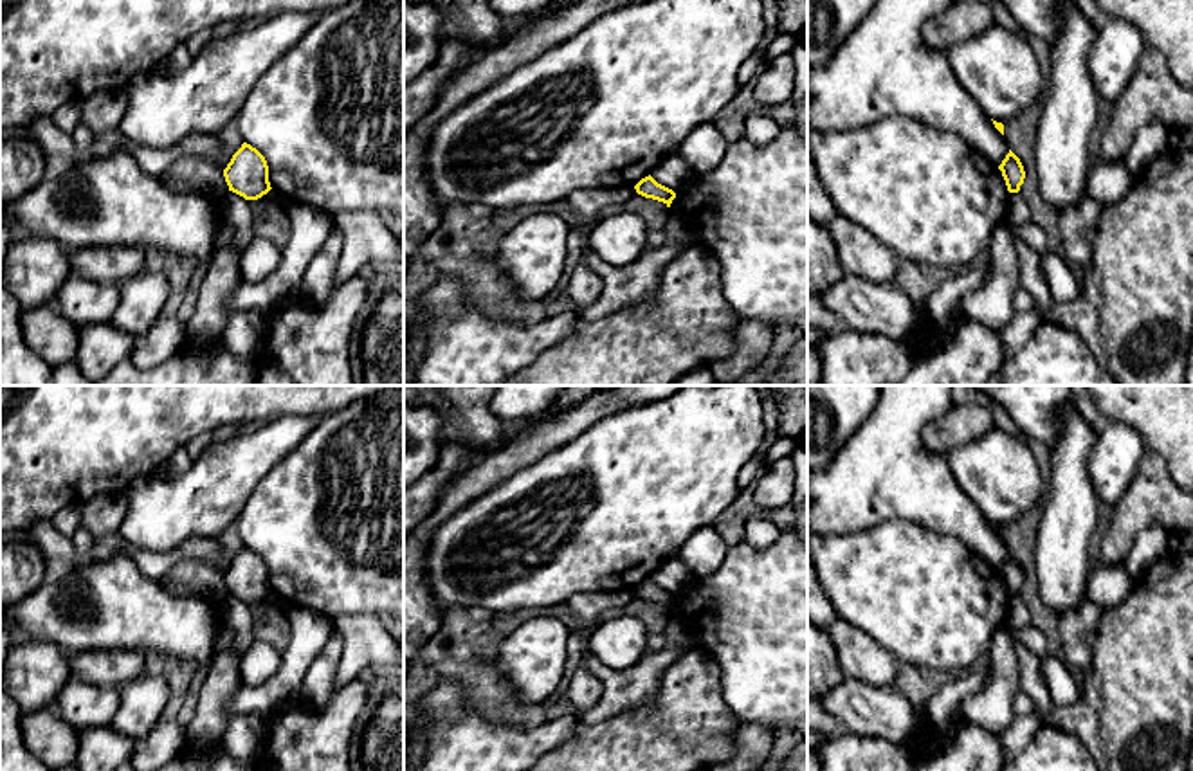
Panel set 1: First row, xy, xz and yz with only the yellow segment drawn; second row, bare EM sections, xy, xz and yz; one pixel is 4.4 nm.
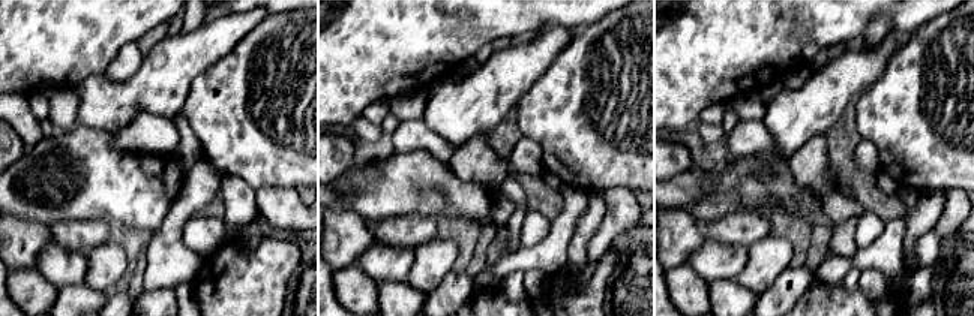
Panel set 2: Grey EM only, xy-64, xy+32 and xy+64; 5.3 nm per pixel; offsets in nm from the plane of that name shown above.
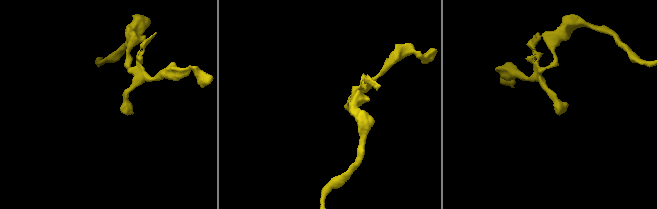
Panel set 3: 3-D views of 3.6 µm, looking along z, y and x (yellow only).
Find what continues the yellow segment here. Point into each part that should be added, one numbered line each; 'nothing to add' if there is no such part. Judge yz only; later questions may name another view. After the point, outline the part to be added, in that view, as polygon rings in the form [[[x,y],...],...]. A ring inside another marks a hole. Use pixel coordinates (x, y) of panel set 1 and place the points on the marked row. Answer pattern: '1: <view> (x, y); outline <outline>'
nothing to add

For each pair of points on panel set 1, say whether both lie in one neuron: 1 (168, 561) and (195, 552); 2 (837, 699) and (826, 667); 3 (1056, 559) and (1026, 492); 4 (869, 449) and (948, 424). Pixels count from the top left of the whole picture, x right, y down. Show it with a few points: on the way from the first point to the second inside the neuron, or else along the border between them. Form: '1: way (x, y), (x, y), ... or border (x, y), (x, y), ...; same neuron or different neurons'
1: way (175, 555), (188, 552); same neuron
2: border (844, 678), (826, 694); different neurons
3: border (1046, 483), (1040, 508), (1033, 517); different neurons
4: border (952, 404), (921, 431), (921, 442), (941, 458); different neurons

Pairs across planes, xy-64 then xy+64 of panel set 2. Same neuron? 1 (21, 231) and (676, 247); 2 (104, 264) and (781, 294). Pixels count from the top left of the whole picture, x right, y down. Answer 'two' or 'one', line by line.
1: one
2: two

